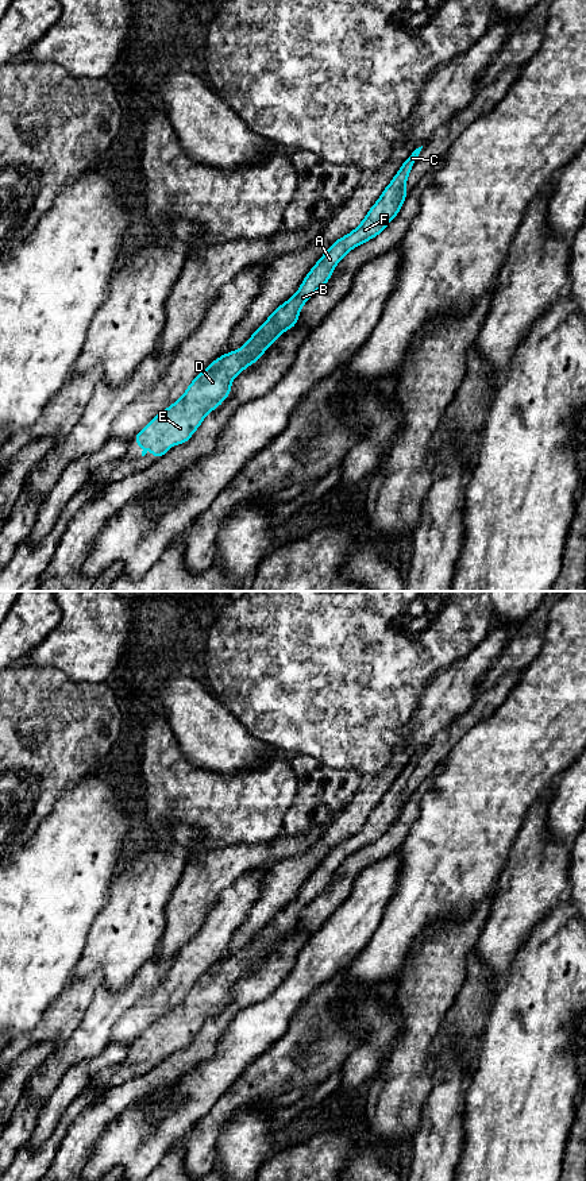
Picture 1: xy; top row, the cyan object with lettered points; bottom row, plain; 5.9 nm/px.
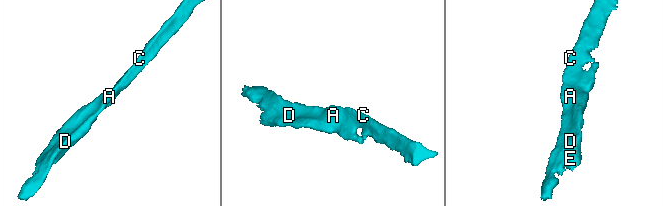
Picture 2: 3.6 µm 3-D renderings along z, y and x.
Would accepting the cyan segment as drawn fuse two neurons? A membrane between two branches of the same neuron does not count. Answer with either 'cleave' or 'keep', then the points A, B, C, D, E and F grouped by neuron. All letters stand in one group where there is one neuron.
keep; A B C D E F

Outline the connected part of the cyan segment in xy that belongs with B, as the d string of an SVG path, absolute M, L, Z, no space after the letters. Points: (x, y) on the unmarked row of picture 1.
M423 750L406 763L378 806L367 817L365 825L325 856L308 877L298 896L277 912L242 953L223 958L213 965L193 984L177 1007L158 1018L134 1042L134 1046L143 1053L142 1061L147 1058L146 1054L150 1050L153 1051L151 1061L161 1062L170 1054L171 1049L186 1047L201 1030L204 1022L230 1000L232 984L248 969L255 968L282 937L296 930L301 911L327 888L340 864L385 834L409 799L405 796L406 784L421 753Z

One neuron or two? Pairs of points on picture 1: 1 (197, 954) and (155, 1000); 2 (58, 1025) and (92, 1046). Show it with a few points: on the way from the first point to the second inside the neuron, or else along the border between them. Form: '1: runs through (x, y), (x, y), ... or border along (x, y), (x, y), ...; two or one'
1: runs through (188, 965), (166, 990); one
2: border along (81, 1017), (65, 1045), (53, 1053); two

